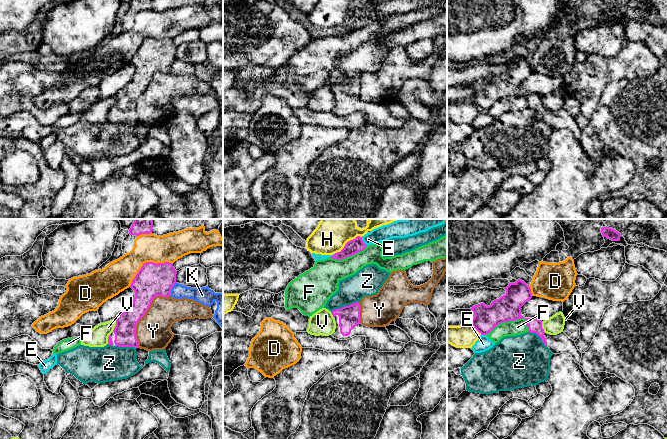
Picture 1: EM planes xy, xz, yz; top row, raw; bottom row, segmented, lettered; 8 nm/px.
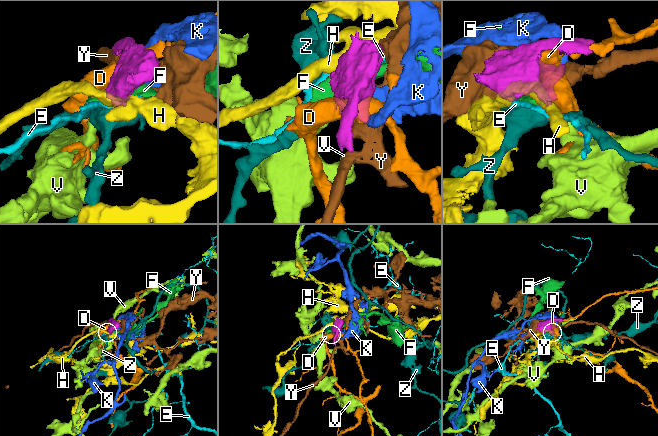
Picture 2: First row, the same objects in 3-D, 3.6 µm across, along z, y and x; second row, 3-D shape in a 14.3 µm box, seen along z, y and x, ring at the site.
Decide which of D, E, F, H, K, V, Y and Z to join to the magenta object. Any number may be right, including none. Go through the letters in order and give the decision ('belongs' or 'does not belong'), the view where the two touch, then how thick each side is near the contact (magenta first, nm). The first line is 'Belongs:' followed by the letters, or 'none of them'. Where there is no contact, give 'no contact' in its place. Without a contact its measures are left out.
Belongs: none of them
D: does not belong; contact in xy; calibres 260 and 240 nm
E: does not belong; contact in xz; calibres 120 and 120 nm
F: does not belong; contact in yz; calibres 200 and 130 nm
H: does not belong; contact in xz; calibres 120 and 260 nm
K: does not belong; contact in xy; calibres 260 and 130 nm
V: does not belong; contact in xy; calibres 180 and 160 nm
Y: does not belong; contact in xy; calibres 240 and 280 nm
Z: does not belong; contact in xz; calibres 180 and 220 nm

